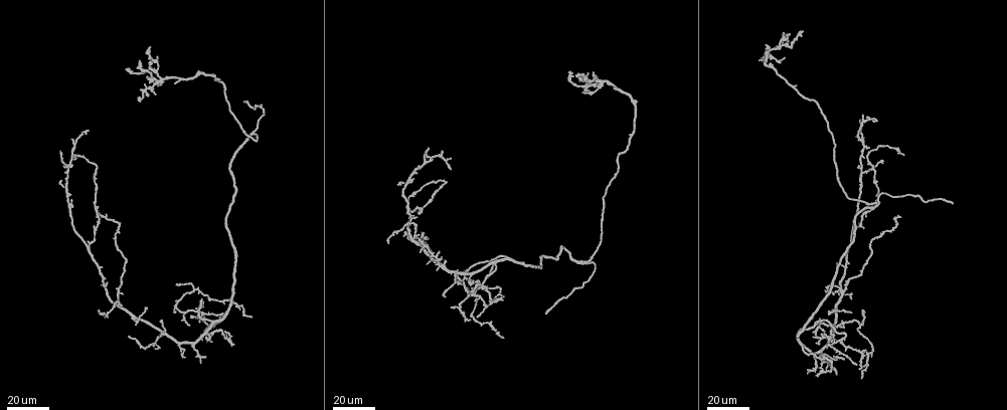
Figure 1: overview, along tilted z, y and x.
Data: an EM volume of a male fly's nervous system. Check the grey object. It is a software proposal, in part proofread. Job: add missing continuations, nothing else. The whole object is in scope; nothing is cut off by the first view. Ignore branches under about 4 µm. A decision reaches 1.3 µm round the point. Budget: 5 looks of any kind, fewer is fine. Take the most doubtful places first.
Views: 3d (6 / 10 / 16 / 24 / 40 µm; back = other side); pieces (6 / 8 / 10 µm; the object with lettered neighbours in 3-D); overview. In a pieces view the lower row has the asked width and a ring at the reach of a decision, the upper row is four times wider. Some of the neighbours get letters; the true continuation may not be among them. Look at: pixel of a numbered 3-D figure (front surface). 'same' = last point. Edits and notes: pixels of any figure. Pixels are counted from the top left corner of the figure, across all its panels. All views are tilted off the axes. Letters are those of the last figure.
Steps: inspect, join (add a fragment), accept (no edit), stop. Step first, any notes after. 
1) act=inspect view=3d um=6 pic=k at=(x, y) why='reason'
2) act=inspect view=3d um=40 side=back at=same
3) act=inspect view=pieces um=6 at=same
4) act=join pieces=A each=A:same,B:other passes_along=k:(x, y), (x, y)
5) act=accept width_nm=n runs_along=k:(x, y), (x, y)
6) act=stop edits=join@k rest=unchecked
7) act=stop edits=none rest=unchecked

act=inspect view=3d um=40 pic=1 at=(547, 313) why='an open end'

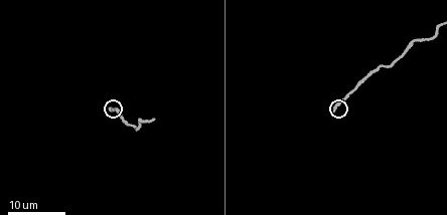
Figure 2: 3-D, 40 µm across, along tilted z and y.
act=inspect view=pieces um=6 pic=2 at=(335, 110)

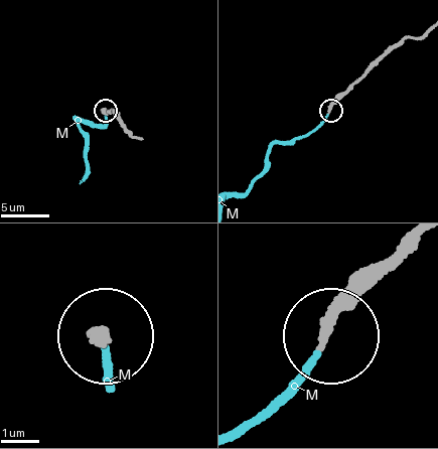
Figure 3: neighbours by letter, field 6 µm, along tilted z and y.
act=join pieces=M width_nm=220 each=M:same passes_along=3:(419, 243), (334, 322), (307, 372), (238, 425) found='it goes on there'

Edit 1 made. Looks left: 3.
act=inspect view=overview

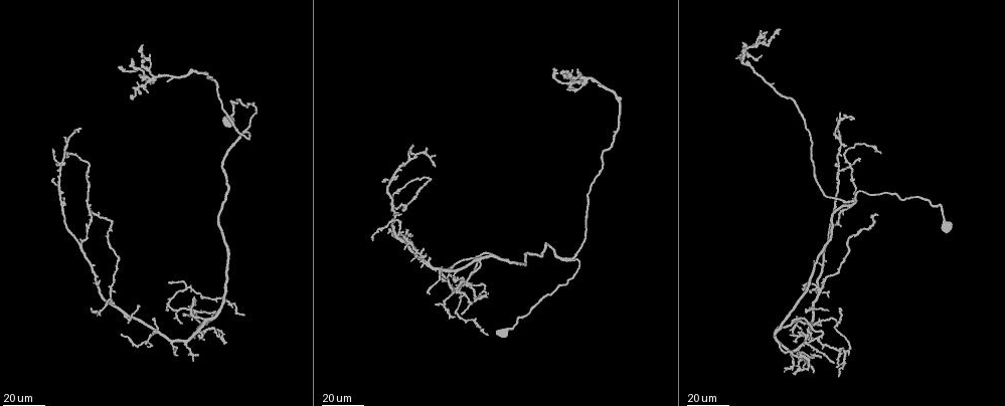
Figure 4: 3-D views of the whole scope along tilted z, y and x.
act=inspect view=3d um=40 pic=4 at=(819, 356) why='an open end'

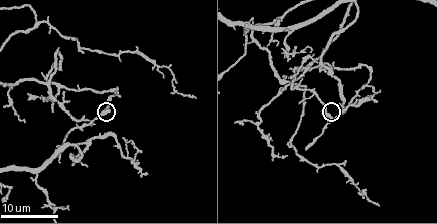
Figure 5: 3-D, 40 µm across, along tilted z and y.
act=inspect view=pieces um=10 pic=5 at=(330, 118)

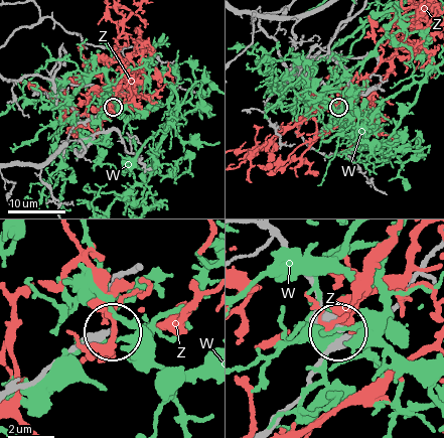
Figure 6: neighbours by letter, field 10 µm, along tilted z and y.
act=accept each=W:other,Z:other found='none of them fits'

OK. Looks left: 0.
act=stop edits=join@3 rest=unchecked

